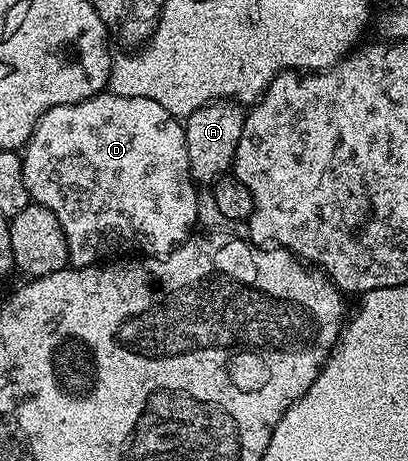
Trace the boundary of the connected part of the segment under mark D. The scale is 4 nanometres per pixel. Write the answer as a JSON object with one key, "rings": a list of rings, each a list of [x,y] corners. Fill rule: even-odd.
{"rings":[[[106,90],[75,104],[52,106],[42,115],[40,122],[36,122],[30,141],[27,142],[25,148],[21,149],[20,155],[24,170],[24,186],[30,191],[30,199],[33,203],[52,210],[52,214],[56,214],[56,218],[64,230],[64,238],[68,242],[70,264],[75,268],[89,268],[91,264],[100,264],[111,258],[121,257],[123,254],[137,254],[142,258],[161,258],[174,248],[181,246],[185,240],[189,240],[195,231],[194,223],[198,220],[197,190],[199,191],[199,189],[196,187],[194,179],[190,177],[186,129],[179,117],[168,114],[168,110],[164,110],[164,106],[160,106],[160,102],[152,102],[152,98],[116,96],[113,92]]]}

